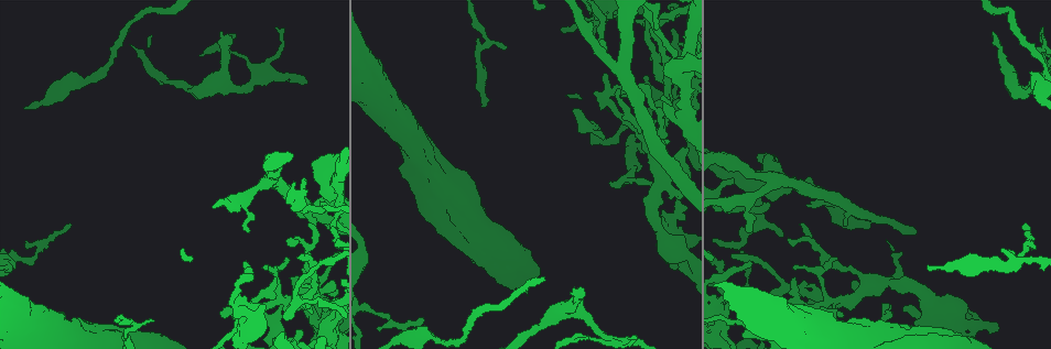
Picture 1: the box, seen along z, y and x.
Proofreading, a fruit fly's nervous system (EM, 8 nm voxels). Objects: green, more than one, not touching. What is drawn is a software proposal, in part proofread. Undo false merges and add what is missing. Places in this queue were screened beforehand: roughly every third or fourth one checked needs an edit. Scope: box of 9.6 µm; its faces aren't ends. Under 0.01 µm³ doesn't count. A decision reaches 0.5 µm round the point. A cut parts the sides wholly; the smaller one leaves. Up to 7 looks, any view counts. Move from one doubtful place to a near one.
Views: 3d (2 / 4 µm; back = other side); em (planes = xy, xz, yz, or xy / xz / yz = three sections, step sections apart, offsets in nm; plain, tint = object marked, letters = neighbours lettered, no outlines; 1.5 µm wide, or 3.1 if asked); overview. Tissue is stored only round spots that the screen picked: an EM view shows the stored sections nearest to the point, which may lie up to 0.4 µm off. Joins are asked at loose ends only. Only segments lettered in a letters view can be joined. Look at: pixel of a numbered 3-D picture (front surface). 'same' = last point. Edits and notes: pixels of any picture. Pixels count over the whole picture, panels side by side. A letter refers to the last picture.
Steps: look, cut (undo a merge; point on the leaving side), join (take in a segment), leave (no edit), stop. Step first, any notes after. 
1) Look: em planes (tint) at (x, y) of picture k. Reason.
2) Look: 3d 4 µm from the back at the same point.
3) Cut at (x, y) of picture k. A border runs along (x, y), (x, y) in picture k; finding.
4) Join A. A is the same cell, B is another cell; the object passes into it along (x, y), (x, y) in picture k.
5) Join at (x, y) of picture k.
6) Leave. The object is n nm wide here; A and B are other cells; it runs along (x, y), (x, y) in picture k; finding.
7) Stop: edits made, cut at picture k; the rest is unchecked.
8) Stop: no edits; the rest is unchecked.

Look: em xz step 4 (tint) at (312, 314) of picture 1. An open end.

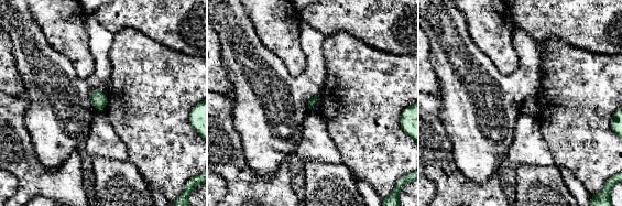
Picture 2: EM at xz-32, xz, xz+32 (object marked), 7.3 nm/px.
Look: em yz step 8 (letters) at the same point.

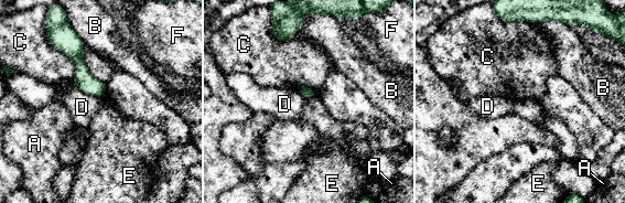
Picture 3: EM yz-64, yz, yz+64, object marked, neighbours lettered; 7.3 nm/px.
Leave. A, B, C, D, E and F are other cells; a border runs along (316, 93), (305, 99) in picture 3; none of them fits.

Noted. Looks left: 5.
Look: em planes (plain) at (248, 262) of picture 1. An open end.

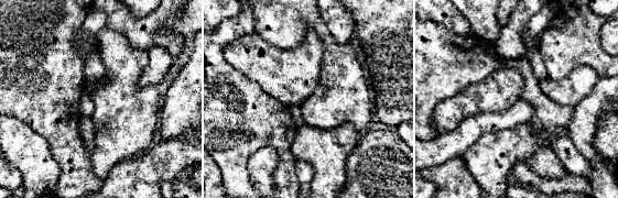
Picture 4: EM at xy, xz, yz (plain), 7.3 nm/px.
Look: em planes (letters) at the same point. See the neighbours.

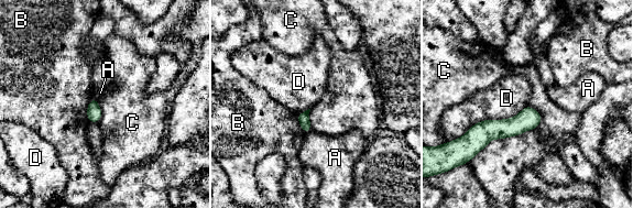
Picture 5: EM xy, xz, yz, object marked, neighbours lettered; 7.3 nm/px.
Leave. A, B, C and D are other cells; a border runs along (526, 105), (459, 138) in picture 5; none of them fits.

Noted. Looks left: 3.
Look: em planes (letters) at (640, 22) of picture 1.

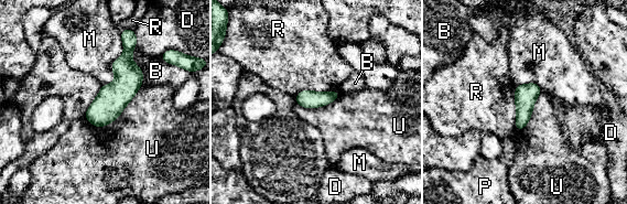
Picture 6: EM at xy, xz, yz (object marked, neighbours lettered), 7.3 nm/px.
Leave. The object is 130 nm wide here; B, D, M, P, R and U are other cells; it runs along (128, 42), (126, 85), (98, 124) in picture 6; no lettered segment goes on from it.

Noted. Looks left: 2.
Stop: no edits; the rest is unchecked.

